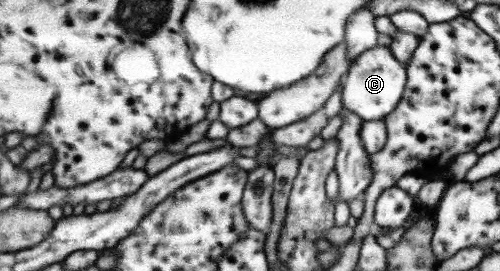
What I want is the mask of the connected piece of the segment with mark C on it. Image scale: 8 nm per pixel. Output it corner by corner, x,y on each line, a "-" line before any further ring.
375,46
373,49
361,53
351,64
351,69
344,78
343,107
357,113
364,121
380,121
391,116
400,107
408,85
408,69
391,51
390,47

